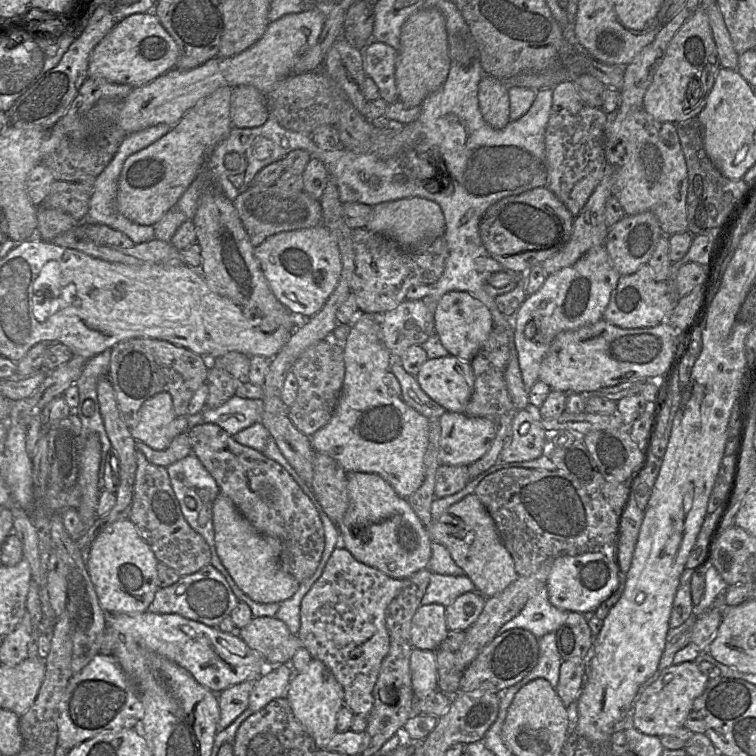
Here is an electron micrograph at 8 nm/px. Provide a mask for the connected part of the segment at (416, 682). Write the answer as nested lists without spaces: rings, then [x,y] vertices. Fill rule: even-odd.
[[[412,648],[410,670],[415,701],[439,690],[436,651]]]

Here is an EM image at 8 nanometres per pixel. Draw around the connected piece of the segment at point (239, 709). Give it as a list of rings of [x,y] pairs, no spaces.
[[[255,681],[232,685],[217,694],[220,710],[218,730],[229,726],[249,706],[250,693]]]

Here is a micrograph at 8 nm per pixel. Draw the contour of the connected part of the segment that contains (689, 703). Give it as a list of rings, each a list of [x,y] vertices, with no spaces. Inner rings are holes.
[[[683,662],[662,670],[635,702],[633,725],[643,734],[661,737],[684,727],[684,721],[693,710],[694,701],[704,692],[708,682],[699,669],[699,663]]]

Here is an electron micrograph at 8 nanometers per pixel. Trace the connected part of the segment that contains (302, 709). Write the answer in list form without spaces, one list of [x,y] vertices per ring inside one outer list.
[[[312,659],[306,671],[294,674],[285,697],[319,749],[324,747],[336,732],[337,715],[344,705],[344,690],[332,672],[320,660]]]

